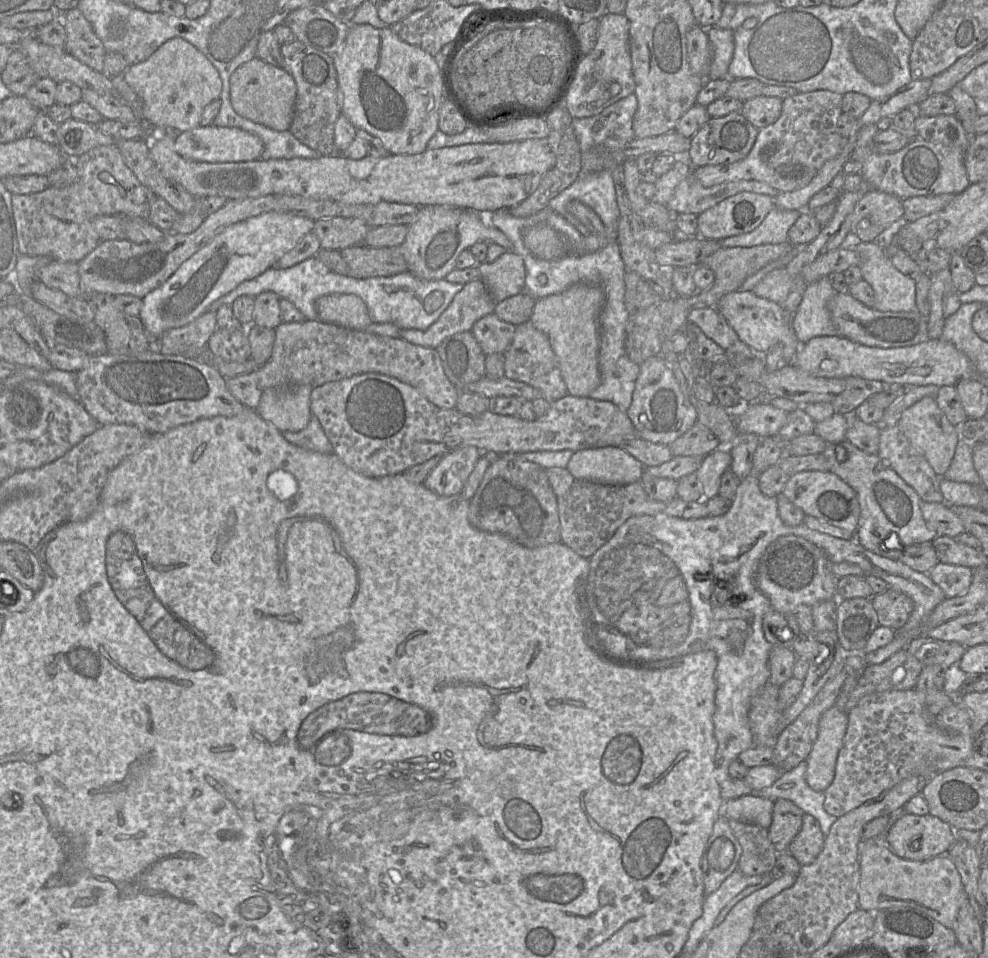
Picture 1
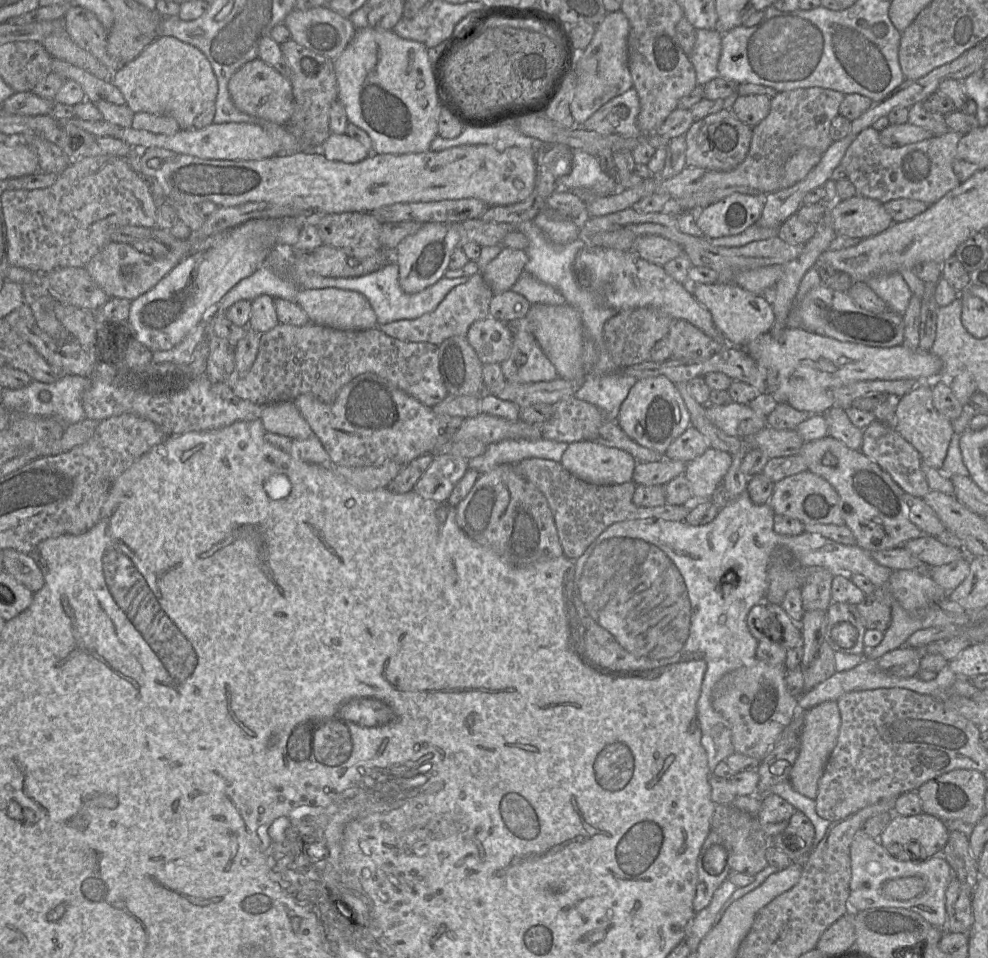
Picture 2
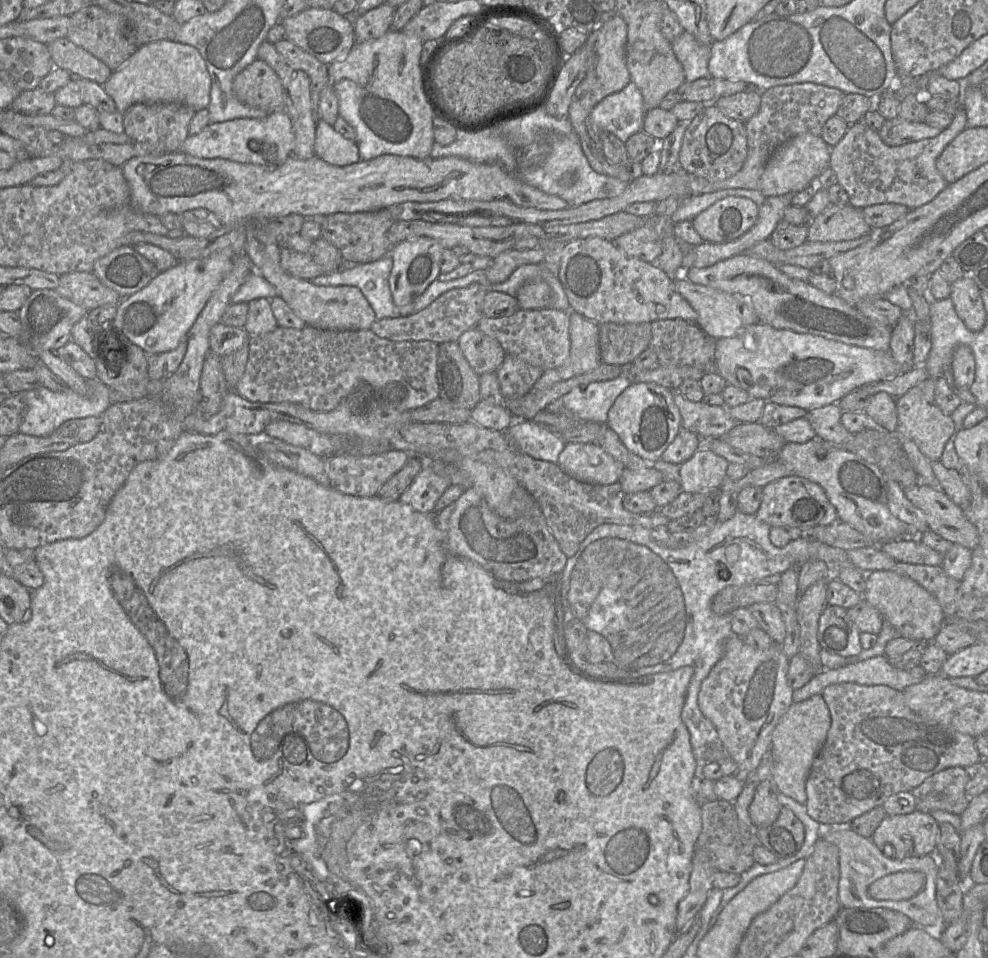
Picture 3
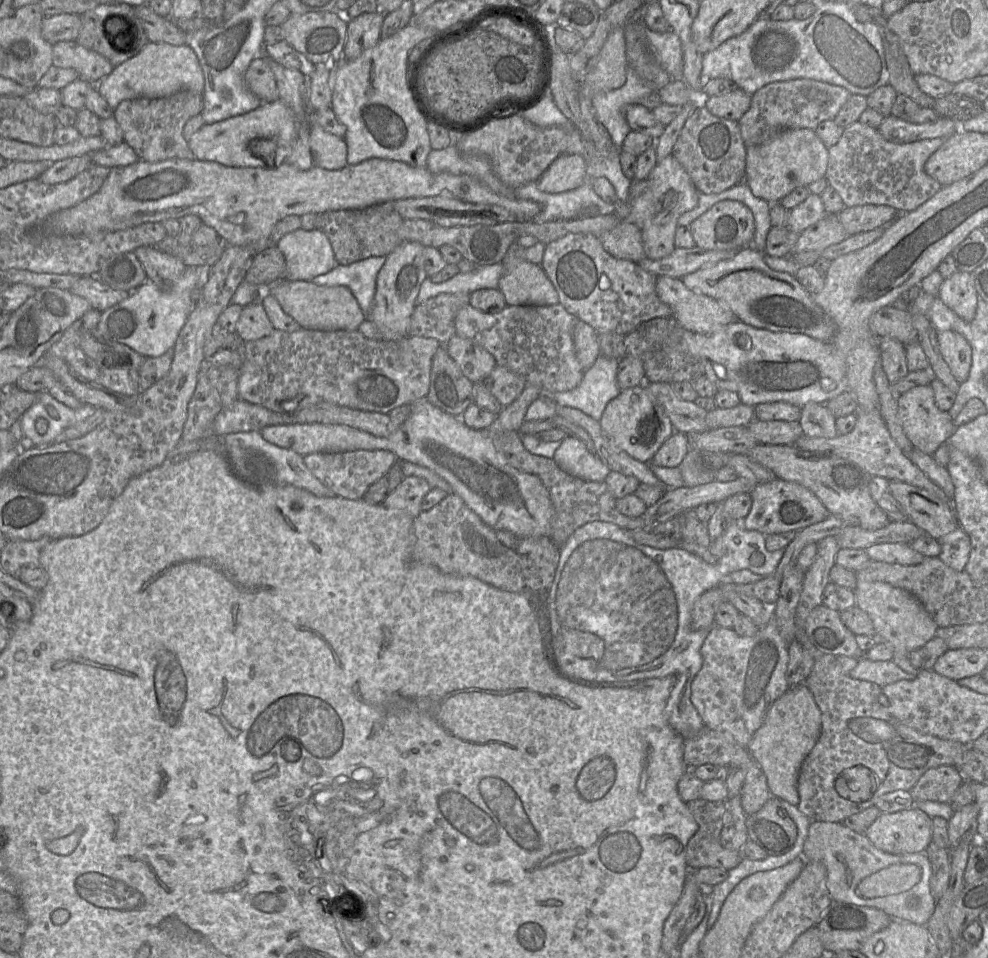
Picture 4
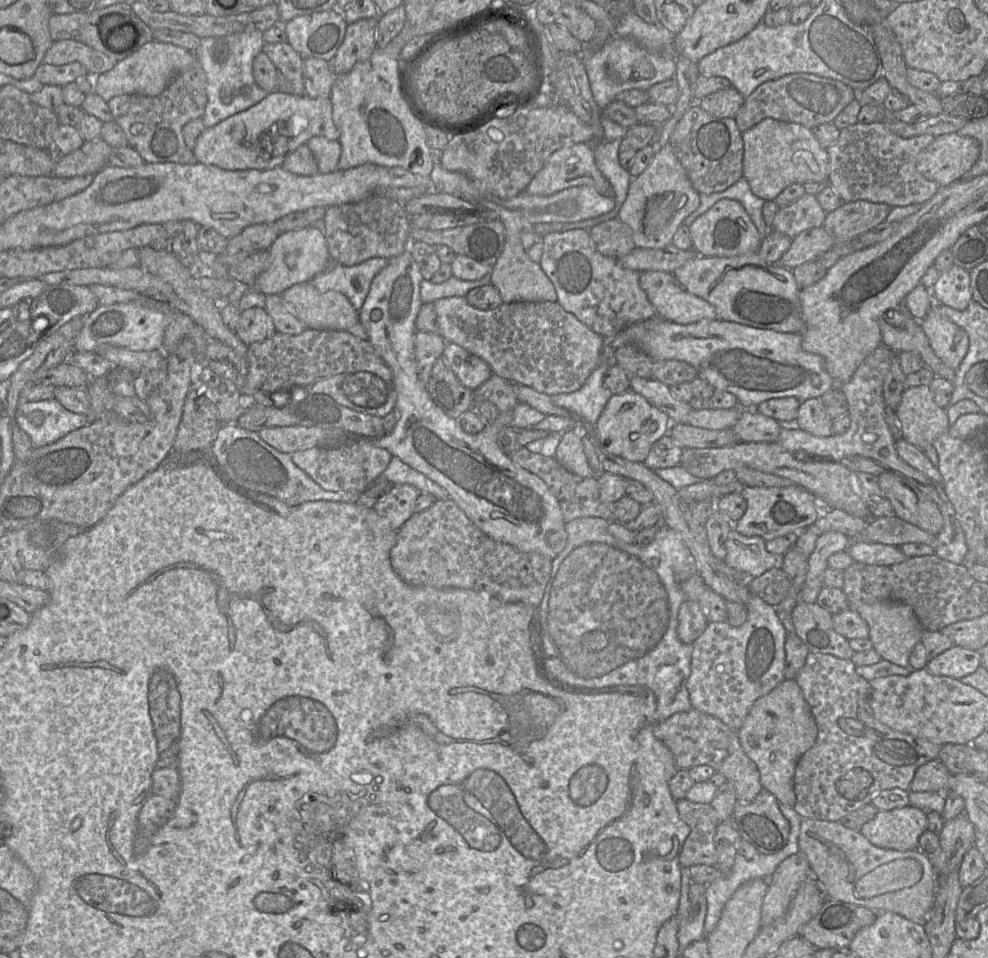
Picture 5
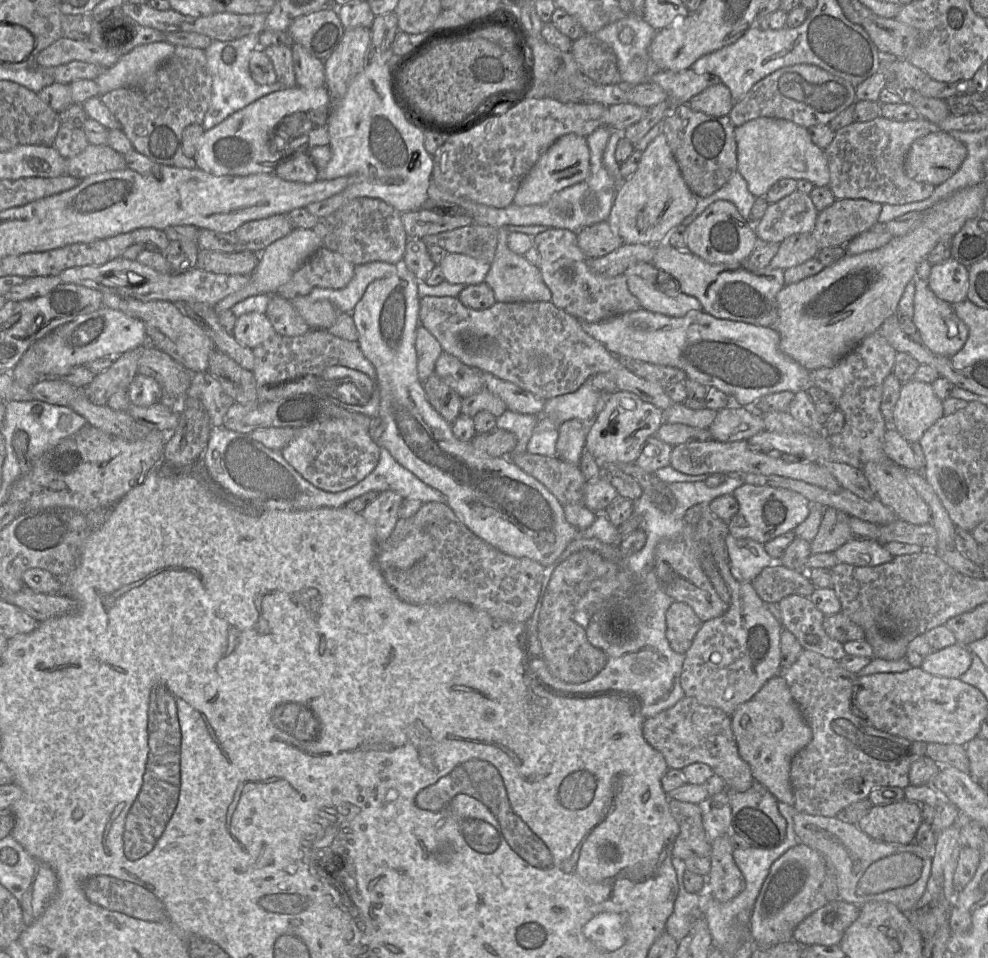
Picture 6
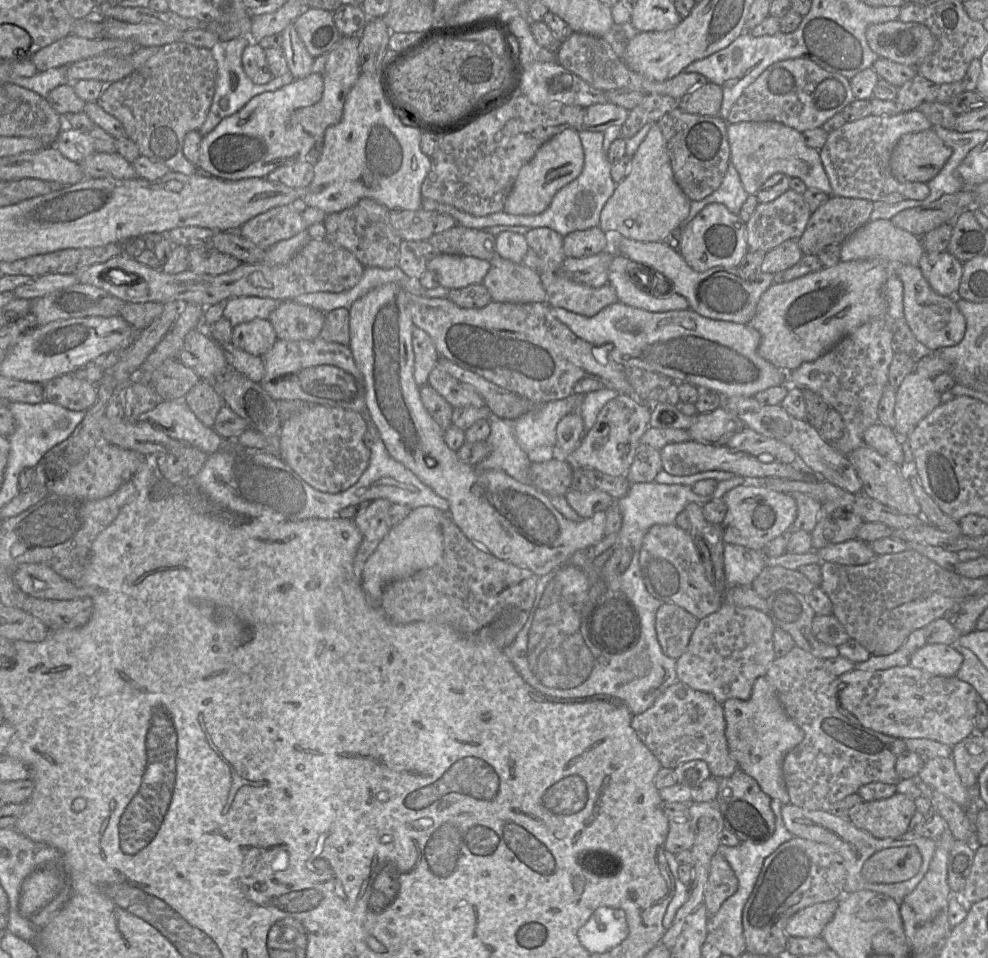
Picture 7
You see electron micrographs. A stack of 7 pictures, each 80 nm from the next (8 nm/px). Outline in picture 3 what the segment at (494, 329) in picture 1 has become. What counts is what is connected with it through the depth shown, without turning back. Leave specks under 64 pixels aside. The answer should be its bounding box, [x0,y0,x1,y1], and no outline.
[457,326,506,375]

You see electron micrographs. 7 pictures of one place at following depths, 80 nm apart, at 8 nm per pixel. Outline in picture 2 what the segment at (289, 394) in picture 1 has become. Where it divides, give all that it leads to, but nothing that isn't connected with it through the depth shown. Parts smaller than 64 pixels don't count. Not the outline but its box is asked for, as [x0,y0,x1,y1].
[261,400,313,439]

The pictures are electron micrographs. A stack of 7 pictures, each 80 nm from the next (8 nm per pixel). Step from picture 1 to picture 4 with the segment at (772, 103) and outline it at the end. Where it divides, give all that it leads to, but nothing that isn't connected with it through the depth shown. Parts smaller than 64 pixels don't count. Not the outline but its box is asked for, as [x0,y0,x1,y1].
[703,89,752,121]

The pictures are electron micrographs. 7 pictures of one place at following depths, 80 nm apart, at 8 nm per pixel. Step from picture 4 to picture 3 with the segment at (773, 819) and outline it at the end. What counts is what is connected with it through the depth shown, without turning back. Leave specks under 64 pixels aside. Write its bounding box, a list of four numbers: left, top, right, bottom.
[756,807,805,859]

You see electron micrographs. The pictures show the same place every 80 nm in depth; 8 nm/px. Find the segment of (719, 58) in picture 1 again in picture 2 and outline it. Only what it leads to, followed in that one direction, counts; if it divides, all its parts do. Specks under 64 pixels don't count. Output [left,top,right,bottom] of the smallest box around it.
[688,29,723,86]

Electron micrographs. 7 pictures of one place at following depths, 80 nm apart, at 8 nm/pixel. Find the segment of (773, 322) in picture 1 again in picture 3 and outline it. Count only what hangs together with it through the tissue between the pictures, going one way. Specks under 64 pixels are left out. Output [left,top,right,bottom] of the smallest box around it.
[673,276,758,339]

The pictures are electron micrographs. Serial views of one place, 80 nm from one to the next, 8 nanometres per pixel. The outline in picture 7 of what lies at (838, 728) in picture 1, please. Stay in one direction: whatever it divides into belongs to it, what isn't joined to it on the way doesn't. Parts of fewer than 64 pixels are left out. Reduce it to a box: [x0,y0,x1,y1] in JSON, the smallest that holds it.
[721,676,804,805]

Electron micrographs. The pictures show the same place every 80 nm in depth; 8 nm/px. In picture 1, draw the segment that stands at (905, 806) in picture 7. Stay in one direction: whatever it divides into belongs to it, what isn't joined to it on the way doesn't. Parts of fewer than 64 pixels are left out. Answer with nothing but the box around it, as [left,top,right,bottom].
[885,813,958,861]

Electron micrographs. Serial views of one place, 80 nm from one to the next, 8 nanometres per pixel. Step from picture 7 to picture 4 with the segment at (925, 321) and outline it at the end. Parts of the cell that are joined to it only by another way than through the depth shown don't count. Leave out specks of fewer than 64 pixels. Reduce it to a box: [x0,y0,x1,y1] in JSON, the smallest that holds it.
[937,331,972,383]

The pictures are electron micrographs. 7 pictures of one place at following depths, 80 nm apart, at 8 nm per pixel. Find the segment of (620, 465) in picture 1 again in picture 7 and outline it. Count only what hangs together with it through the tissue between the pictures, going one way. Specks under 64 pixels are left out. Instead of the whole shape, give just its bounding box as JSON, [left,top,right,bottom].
[555,412,583,459]

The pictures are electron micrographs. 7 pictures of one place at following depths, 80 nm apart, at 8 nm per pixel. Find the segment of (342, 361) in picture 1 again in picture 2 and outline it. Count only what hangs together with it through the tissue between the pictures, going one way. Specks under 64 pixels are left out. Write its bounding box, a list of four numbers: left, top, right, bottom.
[230,322,448,407]

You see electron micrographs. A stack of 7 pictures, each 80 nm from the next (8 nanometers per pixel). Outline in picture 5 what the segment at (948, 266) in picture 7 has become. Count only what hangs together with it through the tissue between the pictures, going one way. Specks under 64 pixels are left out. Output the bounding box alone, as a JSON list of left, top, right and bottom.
[930,264,972,310]

